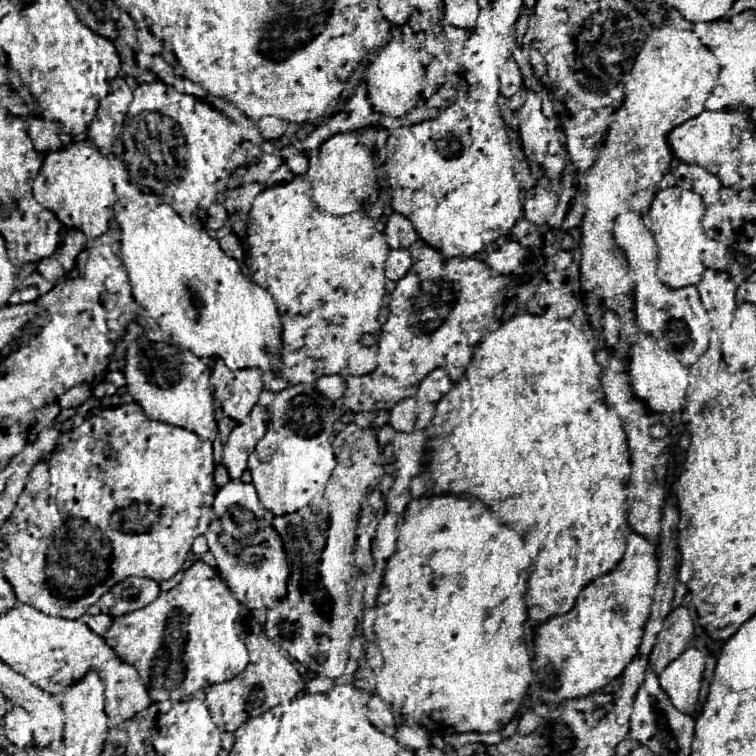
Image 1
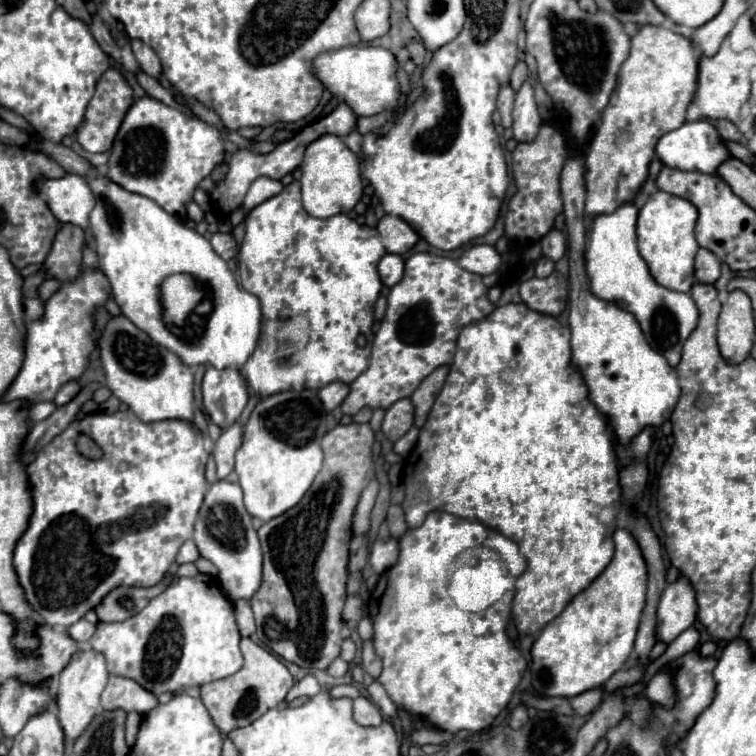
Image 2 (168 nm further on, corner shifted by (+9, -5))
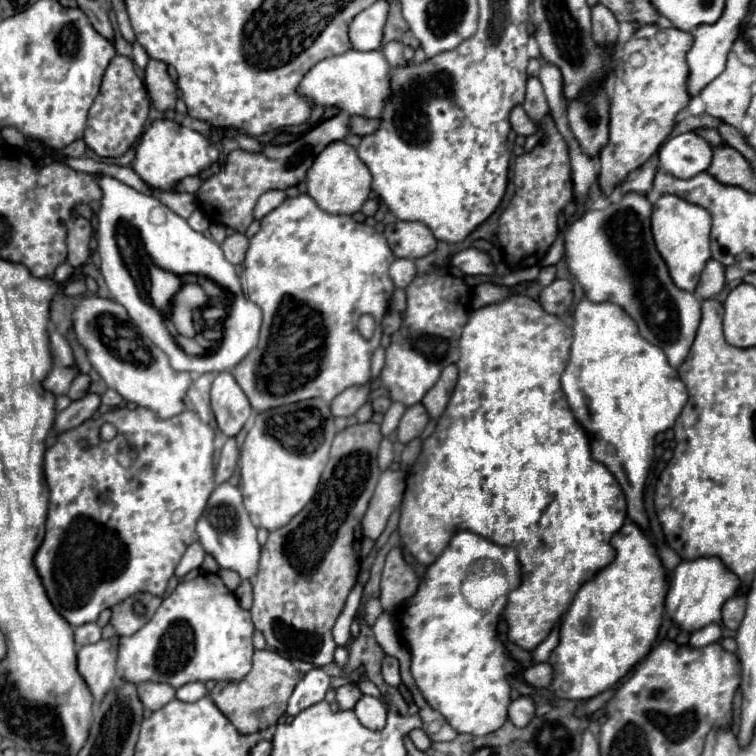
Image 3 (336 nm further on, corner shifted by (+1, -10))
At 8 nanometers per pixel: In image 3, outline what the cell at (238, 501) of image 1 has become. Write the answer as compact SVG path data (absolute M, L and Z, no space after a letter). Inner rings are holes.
M228 482L218 484L212 492L208 506L204 510L204 516L198 520L196 526L198 540L202 548L216 558L220 568L236 570L242 580L252 578L258 572L258 560L260 560L260 546L256 540L256 528L248 518L248 512L242 504L242 494L238 486L232 486Z

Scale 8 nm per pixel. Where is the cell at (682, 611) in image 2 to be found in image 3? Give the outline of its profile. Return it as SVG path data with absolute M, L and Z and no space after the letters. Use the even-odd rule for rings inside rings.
M706 556L706 558L682 560L672 572L670 590L666 596L666 614L684 630L694 632L712 622L718 622L722 618L724 602L740 592L742 592L740 578L734 572L730 572L720 558Z

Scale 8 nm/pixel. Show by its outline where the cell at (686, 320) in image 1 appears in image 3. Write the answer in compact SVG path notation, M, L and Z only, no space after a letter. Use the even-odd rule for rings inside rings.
M628 192L622 196L620 202L614 202L602 210L586 210L564 230L564 258L570 274L584 288L588 300L612 302L620 306L636 322L640 336L644 336L650 344L662 348L668 358L668 364L672 364L672 368L678 368L684 362L688 348L692 346L692 340L696 336L696 328L700 324L700 300L692 292L680 290L672 282L650 232L650 214L650 200L646 198L646 194L638 192Z

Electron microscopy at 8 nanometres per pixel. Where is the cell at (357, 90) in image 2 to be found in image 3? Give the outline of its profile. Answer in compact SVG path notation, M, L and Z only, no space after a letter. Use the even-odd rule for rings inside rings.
M348 50L344 54L324 58L312 66L300 80L298 94L314 106L336 106L348 114L378 118L384 108L384 96L388 96L388 68L390 64L380 50Z

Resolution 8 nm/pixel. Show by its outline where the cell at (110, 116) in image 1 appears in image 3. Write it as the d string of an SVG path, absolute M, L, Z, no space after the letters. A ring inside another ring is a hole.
M114 56L106 68L104 78L102 78L100 94L96 96L96 100L90 108L84 142L98 156L118 158L118 156L126 154L128 148L140 138L146 118L148 118L148 112L150 112L150 100L146 96L142 80L134 72L132 60L126 56Z

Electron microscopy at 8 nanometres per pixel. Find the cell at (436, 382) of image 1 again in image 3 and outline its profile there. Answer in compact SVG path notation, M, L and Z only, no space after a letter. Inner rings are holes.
M450 364L442 370L440 374L440 380L434 384L434 388L424 396L422 404L428 408L428 414L432 418L440 418L448 400L450 400L450 394L456 386L456 380L458 380L458 368L456 364Z

